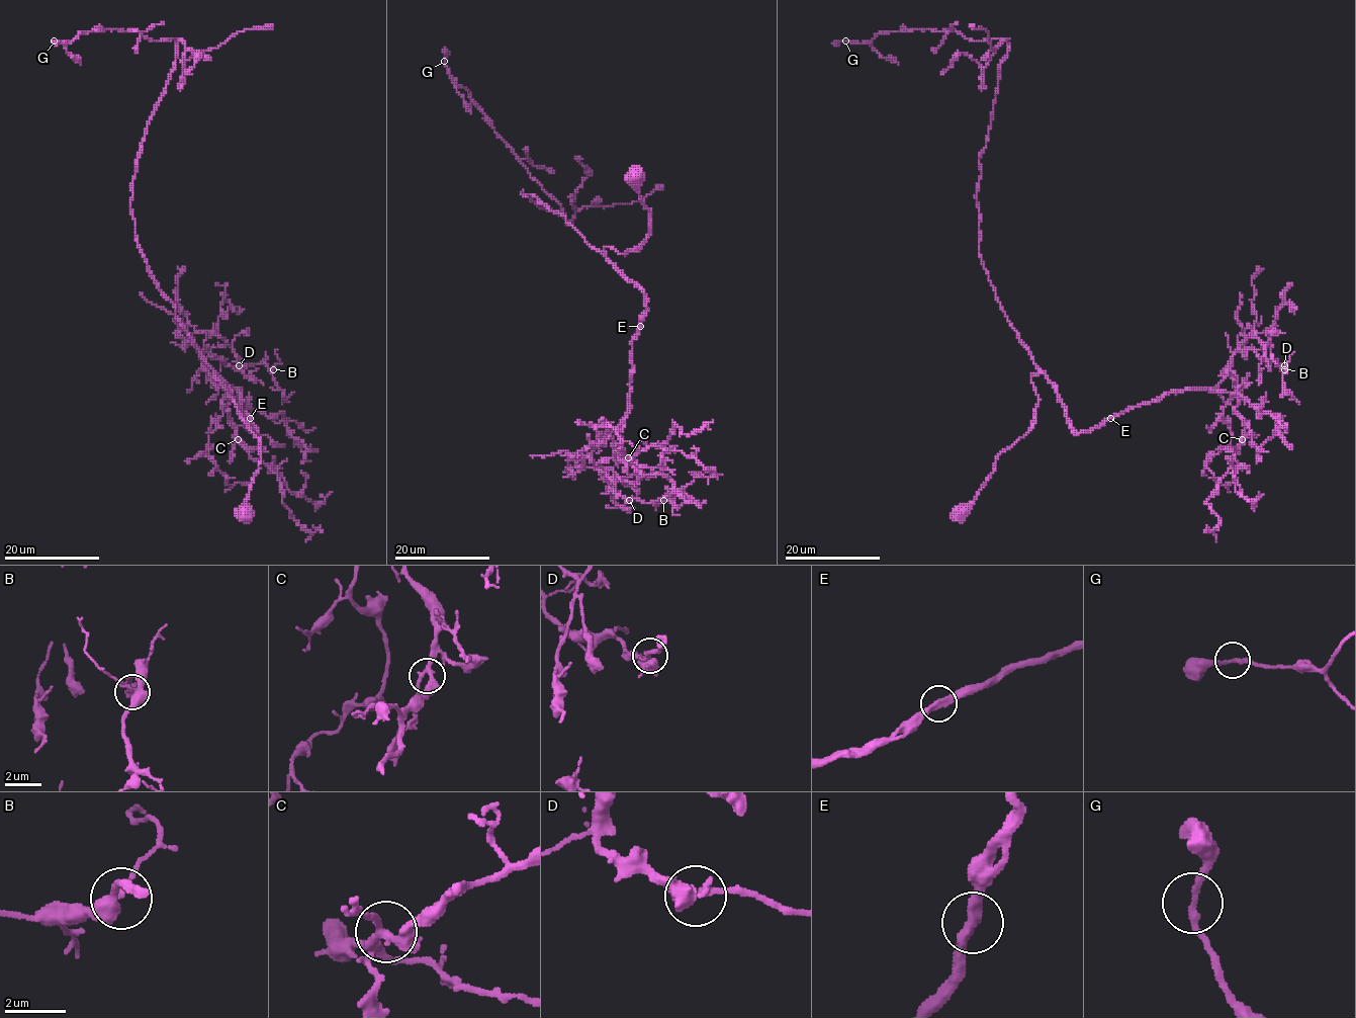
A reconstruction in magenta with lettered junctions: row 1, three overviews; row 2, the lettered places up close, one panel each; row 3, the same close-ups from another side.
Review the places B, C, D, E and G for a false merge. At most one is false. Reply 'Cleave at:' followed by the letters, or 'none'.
Cleave at: none

